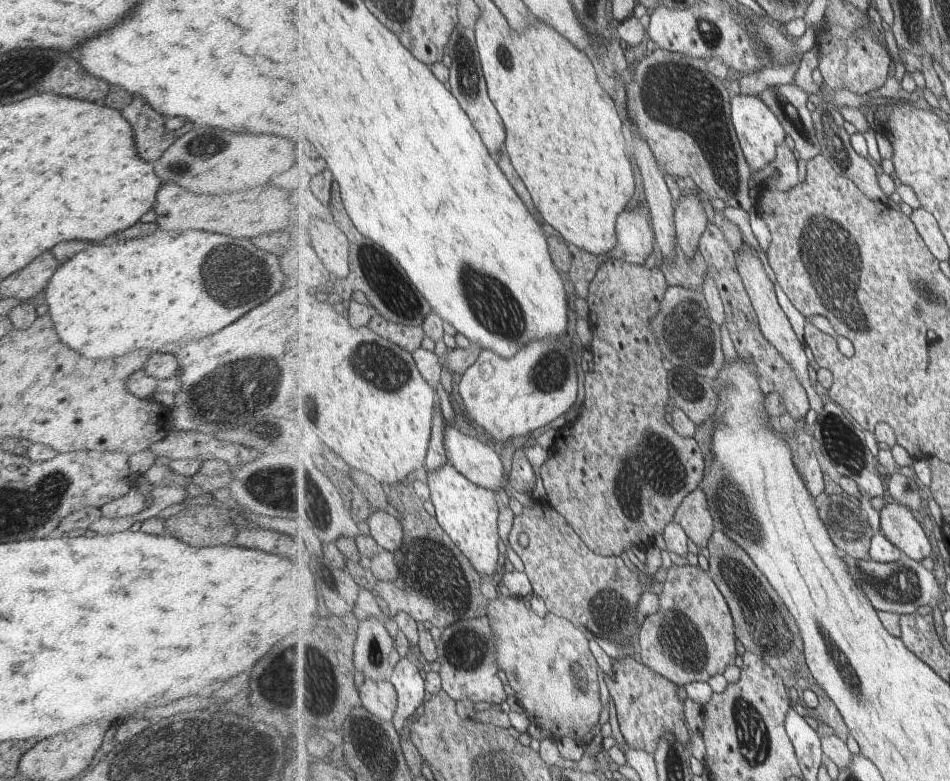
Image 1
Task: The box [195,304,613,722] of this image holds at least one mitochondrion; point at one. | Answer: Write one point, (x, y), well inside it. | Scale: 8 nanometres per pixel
(305, 669)

